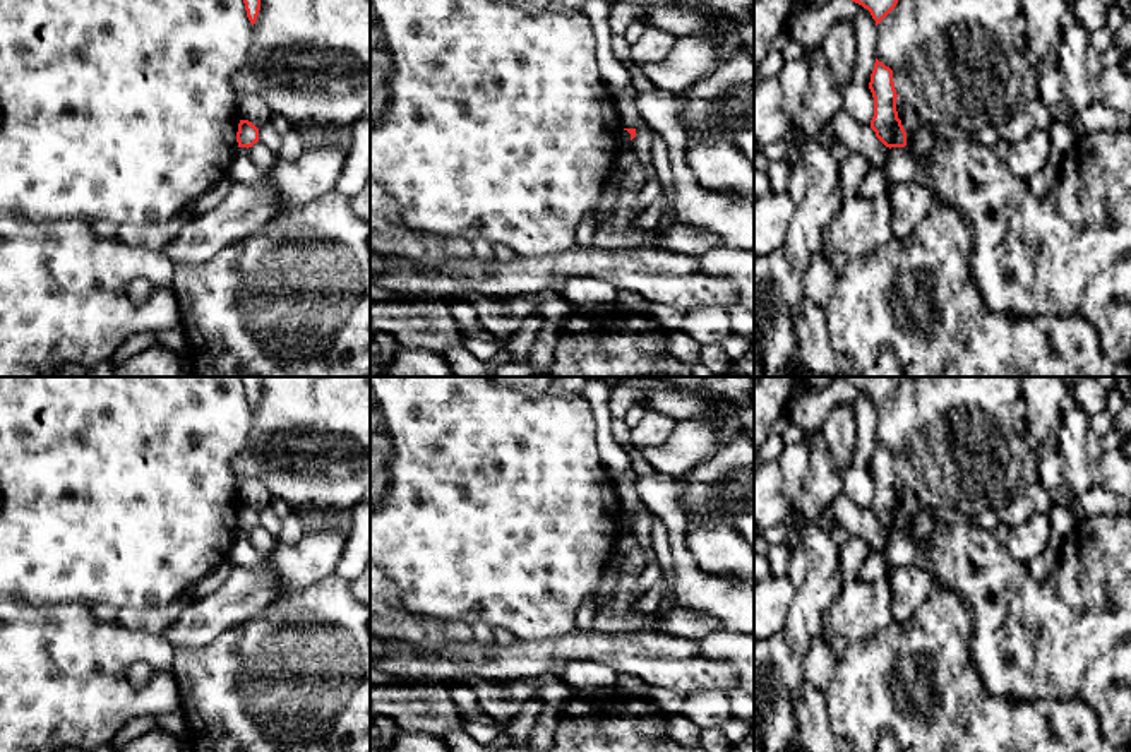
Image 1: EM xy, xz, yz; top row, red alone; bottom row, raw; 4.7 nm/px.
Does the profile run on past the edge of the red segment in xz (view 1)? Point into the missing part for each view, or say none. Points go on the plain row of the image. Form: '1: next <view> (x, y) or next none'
1: next none

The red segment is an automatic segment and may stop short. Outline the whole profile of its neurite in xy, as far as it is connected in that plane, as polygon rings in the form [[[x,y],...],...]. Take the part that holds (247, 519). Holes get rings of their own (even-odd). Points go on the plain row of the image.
[[[240,504],[236,526],[238,531],[252,531],[255,526],[259,526],[259,512],[248,504]]]

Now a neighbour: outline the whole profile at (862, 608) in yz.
[[[889,576],[874,582],[855,579],[843,586],[826,613],[826,632],[860,642],[893,624]]]

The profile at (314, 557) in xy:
[[[310,526],[296,545],[259,552],[247,531],[238,531],[228,553],[233,567],[266,569],[279,582],[279,596],[302,593],[331,577],[346,545],[346,526]]]

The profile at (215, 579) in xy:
[[[224,560],[194,586],[190,596],[204,598],[212,594],[216,589],[219,589],[226,582],[233,569],[235,569],[233,564],[230,560]]]

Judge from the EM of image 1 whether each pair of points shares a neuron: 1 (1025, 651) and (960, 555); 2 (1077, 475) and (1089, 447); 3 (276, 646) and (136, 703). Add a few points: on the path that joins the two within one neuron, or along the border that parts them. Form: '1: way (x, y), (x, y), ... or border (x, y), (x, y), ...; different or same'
1: way (1017, 624), (1011, 602), (986, 576), (986, 569); same
2: way (1080, 468), (1082, 454); same
3: border (172, 670), (177, 680), (180, 710); different

